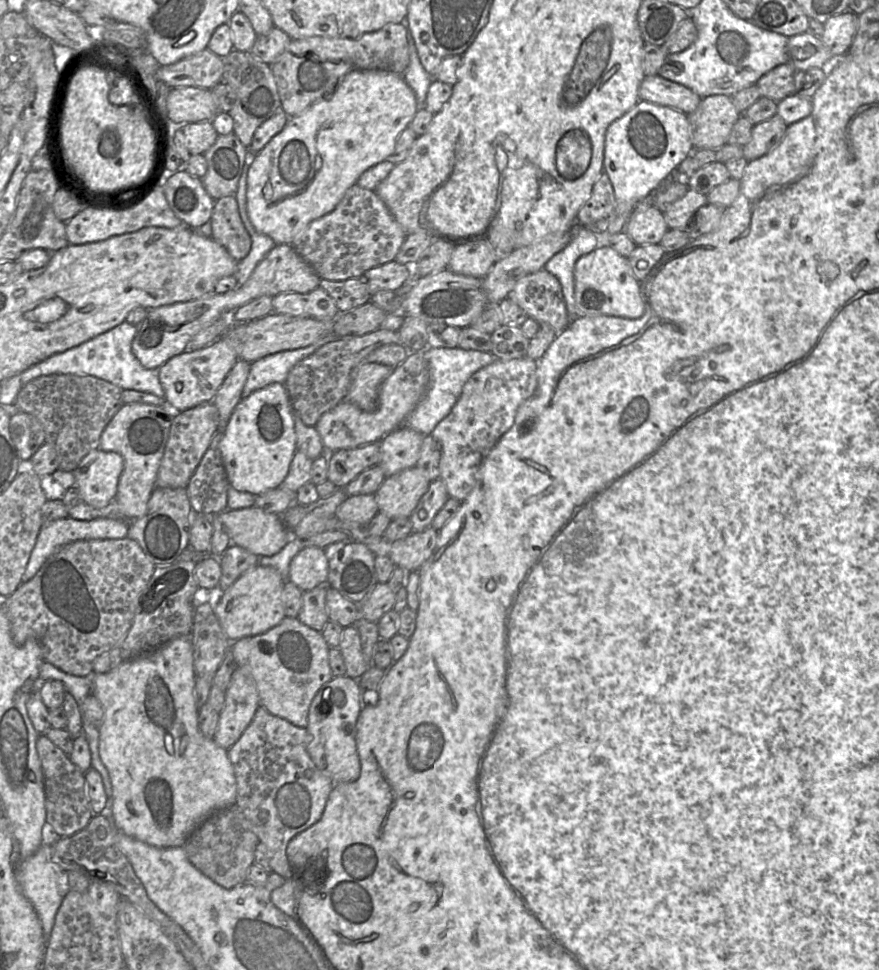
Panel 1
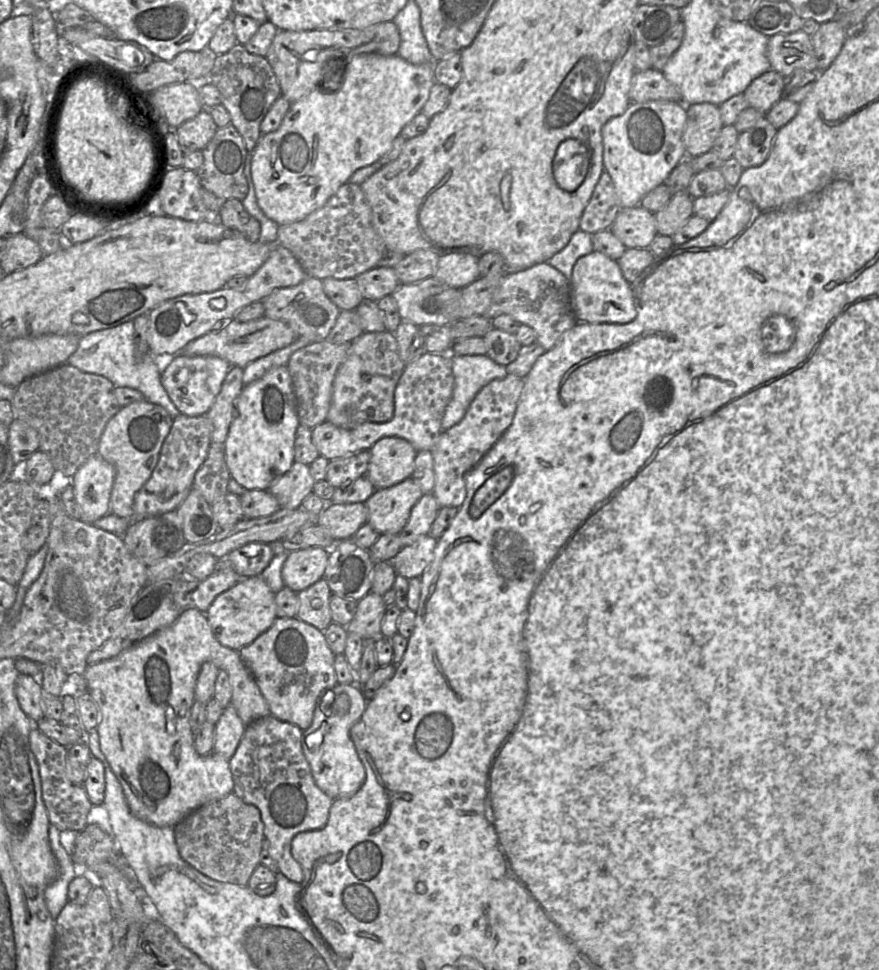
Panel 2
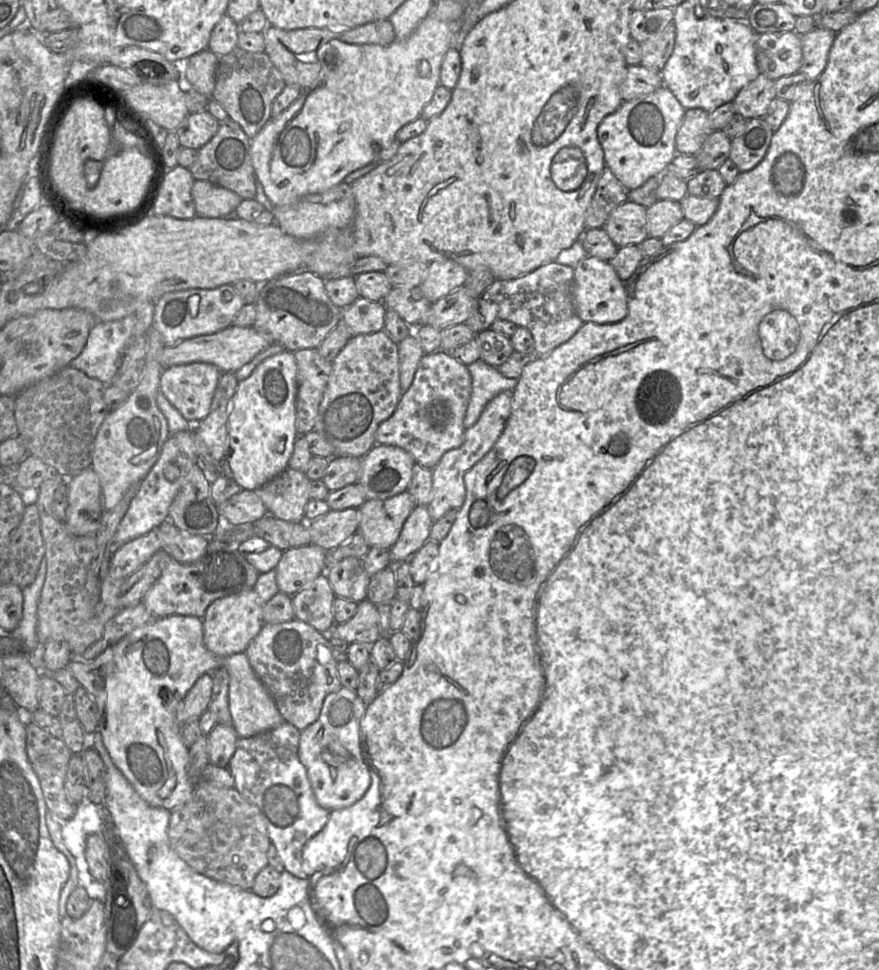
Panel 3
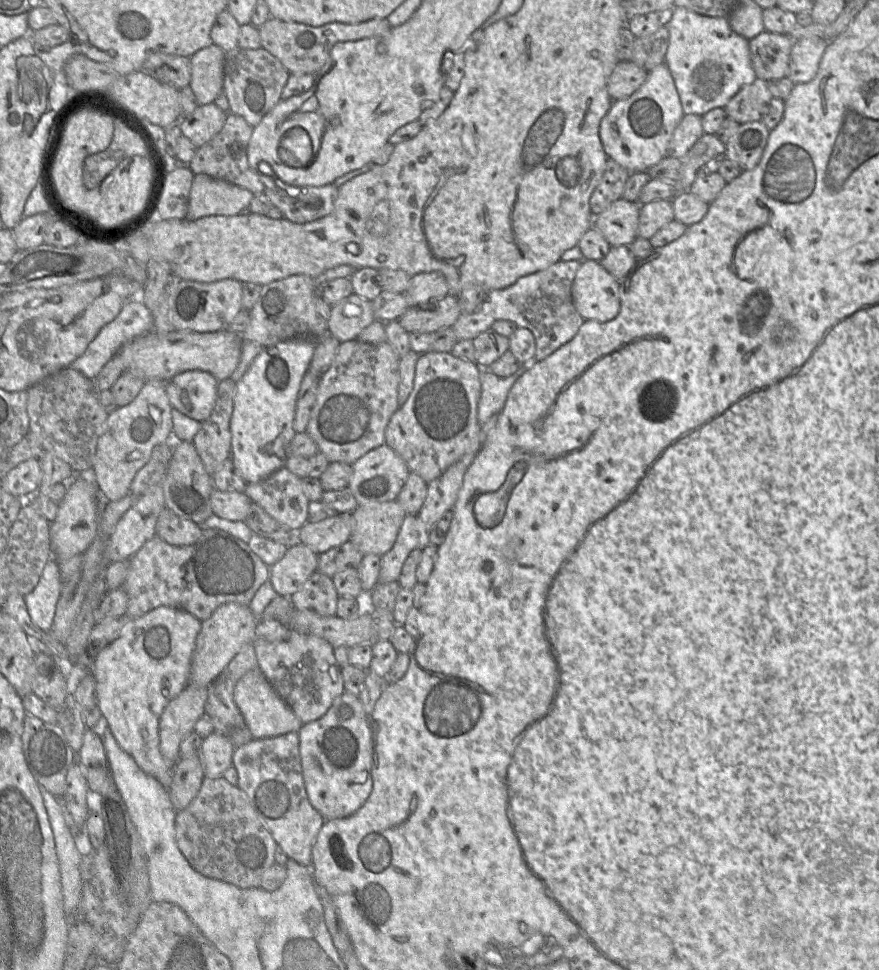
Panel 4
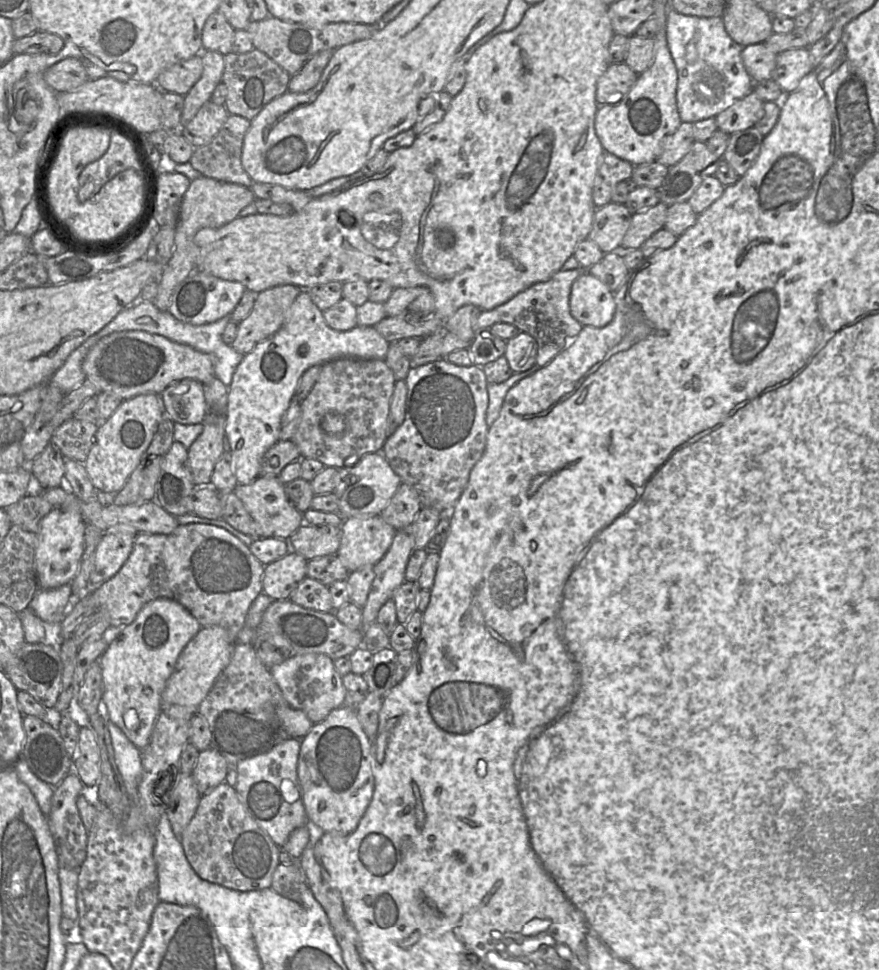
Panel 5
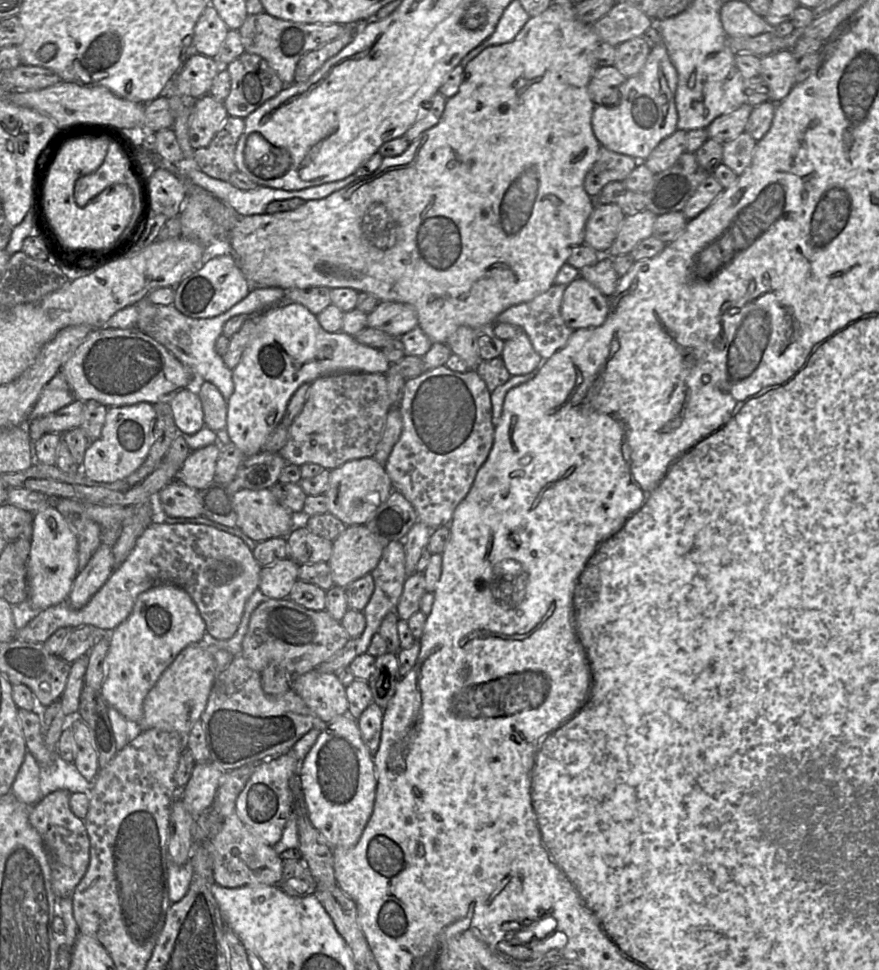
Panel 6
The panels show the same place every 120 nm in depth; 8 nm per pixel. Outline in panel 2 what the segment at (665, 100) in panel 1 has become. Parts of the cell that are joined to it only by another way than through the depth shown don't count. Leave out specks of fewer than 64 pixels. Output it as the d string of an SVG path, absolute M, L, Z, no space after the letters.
M650 68L635 72L630 88L630 100L635 103L653 100L681 102L681 94L661 71Z

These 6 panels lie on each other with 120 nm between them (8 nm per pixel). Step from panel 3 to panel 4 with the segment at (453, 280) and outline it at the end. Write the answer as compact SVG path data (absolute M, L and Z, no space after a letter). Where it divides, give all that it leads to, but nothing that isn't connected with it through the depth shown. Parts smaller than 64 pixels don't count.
M422 272L410 278L404 294L410 307L432 309L437 300L449 294L449 286L441 272Z

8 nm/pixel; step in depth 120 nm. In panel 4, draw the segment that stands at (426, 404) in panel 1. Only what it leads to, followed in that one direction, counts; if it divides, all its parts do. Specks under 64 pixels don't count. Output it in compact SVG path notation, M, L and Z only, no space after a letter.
M481 369L481 395L477 409L477 419L480 425L485 424L493 415L500 414L510 389L525 373L517 374L516 371L507 378L500 378L489 369Z

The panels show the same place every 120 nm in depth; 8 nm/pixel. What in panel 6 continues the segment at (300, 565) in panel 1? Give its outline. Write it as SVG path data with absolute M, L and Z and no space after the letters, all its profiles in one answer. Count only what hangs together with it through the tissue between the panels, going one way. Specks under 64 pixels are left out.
M285 558L270 566L262 567L259 590L268 599L285 599L298 580L299 565Z

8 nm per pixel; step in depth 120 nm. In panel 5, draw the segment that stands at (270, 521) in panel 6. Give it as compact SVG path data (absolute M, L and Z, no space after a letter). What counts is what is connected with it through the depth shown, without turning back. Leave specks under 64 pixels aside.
M279 476L258 477L248 485L237 485L234 494L241 500L247 512L256 523L256 532L259 538L289 539L304 523L301 513L288 499L285 484Z

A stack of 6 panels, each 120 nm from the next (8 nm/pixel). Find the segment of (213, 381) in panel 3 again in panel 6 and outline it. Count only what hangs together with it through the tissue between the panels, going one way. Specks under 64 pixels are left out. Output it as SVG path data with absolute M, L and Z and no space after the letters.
M194 386L178 390L168 402L179 434L192 435L205 426L202 404Z

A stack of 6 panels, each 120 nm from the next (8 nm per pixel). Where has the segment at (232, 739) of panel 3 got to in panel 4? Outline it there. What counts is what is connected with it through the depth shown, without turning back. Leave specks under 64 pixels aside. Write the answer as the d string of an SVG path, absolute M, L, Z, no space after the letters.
M217 731L205 738L199 752L205 777L222 777L233 765L234 751L232 743Z

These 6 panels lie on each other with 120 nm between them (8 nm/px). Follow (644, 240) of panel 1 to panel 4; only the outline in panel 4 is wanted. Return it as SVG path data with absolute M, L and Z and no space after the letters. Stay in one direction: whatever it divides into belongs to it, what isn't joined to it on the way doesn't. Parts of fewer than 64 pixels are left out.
M620 198L593 219L593 227L602 233L611 246L629 246L638 237L640 204Z

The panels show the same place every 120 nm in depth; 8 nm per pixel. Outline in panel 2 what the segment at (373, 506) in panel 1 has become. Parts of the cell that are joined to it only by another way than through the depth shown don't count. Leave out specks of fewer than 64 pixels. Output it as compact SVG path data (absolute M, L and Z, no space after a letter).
M327 503L317 517L317 525L327 529L336 543L353 538L367 521L368 511L365 503Z

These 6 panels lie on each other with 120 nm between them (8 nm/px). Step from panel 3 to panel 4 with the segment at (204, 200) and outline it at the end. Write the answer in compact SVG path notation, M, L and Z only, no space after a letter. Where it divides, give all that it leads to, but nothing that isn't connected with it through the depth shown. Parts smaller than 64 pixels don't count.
M206 174L194 175L186 219L205 216L233 216L246 210L254 194L237 185Z

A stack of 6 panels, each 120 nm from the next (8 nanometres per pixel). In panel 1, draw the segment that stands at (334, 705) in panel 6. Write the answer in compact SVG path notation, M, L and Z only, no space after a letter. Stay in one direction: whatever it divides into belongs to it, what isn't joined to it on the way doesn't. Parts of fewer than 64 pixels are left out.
M285 617L280 624L265 633L241 638L231 642L231 651L238 666L246 668L252 675L260 697L261 706L271 714L283 718L293 725L306 728L310 704L323 684L330 681L330 647L321 632L303 624L297 617Z

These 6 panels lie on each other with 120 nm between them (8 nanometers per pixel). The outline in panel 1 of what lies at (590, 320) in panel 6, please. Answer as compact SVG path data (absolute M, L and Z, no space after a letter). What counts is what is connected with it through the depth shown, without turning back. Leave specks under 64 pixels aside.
M599 245L576 261L574 284L576 317L610 315L636 319L645 312L641 283L635 278L628 258L609 245Z

